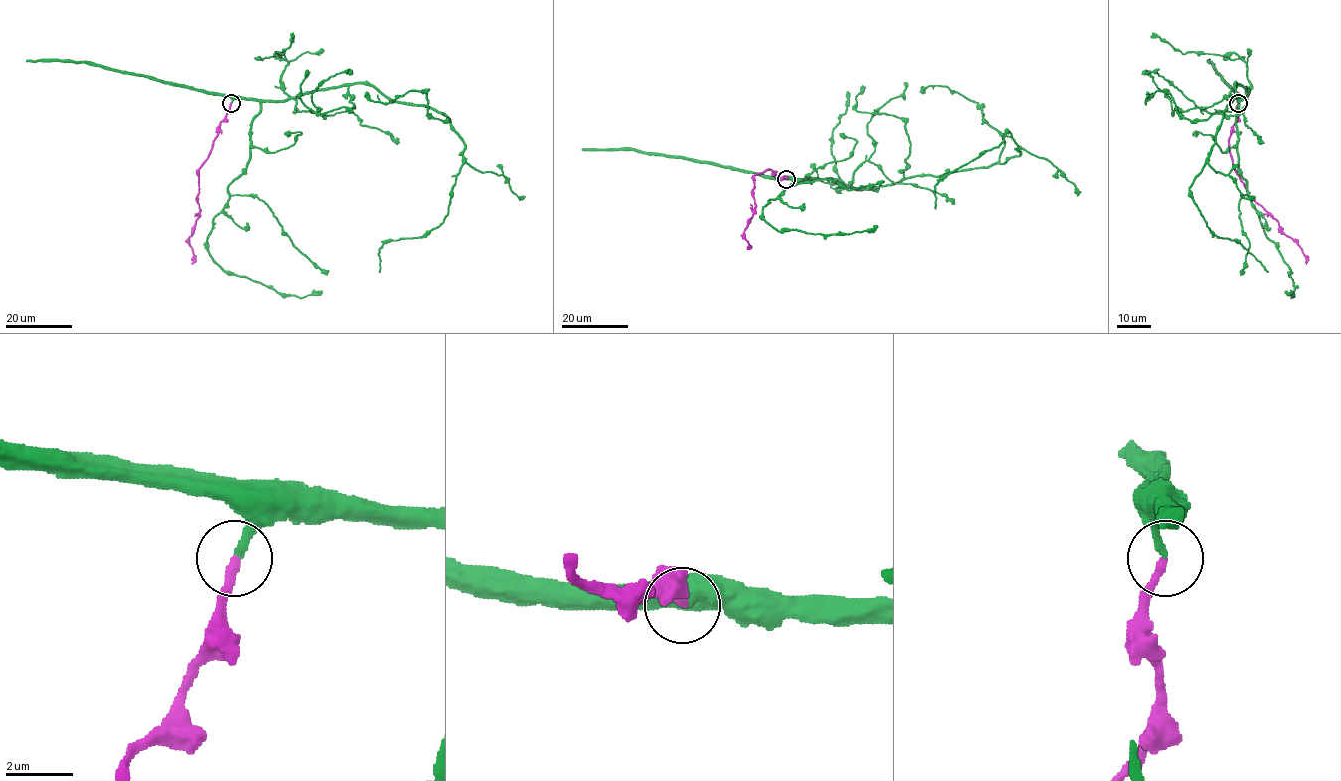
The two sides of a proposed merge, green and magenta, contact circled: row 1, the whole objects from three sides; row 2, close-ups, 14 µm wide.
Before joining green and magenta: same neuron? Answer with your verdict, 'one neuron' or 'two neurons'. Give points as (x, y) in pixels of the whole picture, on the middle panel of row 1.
one neuron

